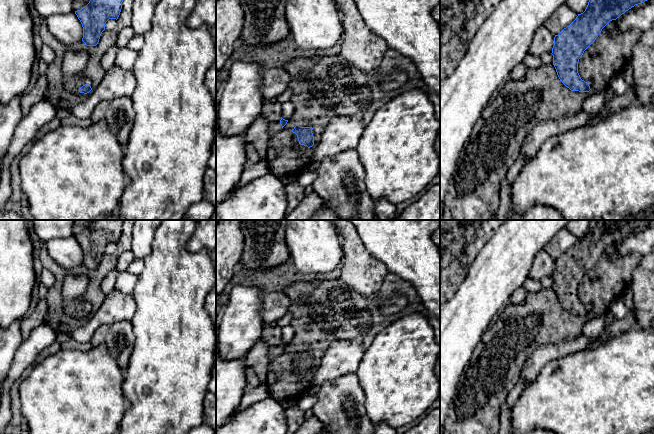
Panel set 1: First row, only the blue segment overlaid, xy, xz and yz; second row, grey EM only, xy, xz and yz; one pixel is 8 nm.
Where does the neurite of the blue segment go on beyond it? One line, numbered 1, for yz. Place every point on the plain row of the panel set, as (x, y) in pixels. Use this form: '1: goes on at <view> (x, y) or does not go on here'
1: does not go on here

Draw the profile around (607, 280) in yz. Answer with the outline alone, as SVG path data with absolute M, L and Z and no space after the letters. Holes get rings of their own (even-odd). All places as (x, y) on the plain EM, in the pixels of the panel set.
M615 244L610 245L583 277L578 288L578 297L592 314L604 315L610 304L620 298L630 287L632 273L639 265L642 256L632 253L620 258L613 258Z

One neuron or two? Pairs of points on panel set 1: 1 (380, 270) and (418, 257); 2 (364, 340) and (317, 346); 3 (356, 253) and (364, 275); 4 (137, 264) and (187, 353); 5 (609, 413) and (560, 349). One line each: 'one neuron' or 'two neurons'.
1: two neurons
2: one neuron
3: one neuron
4: two neurons
5: two neurons

